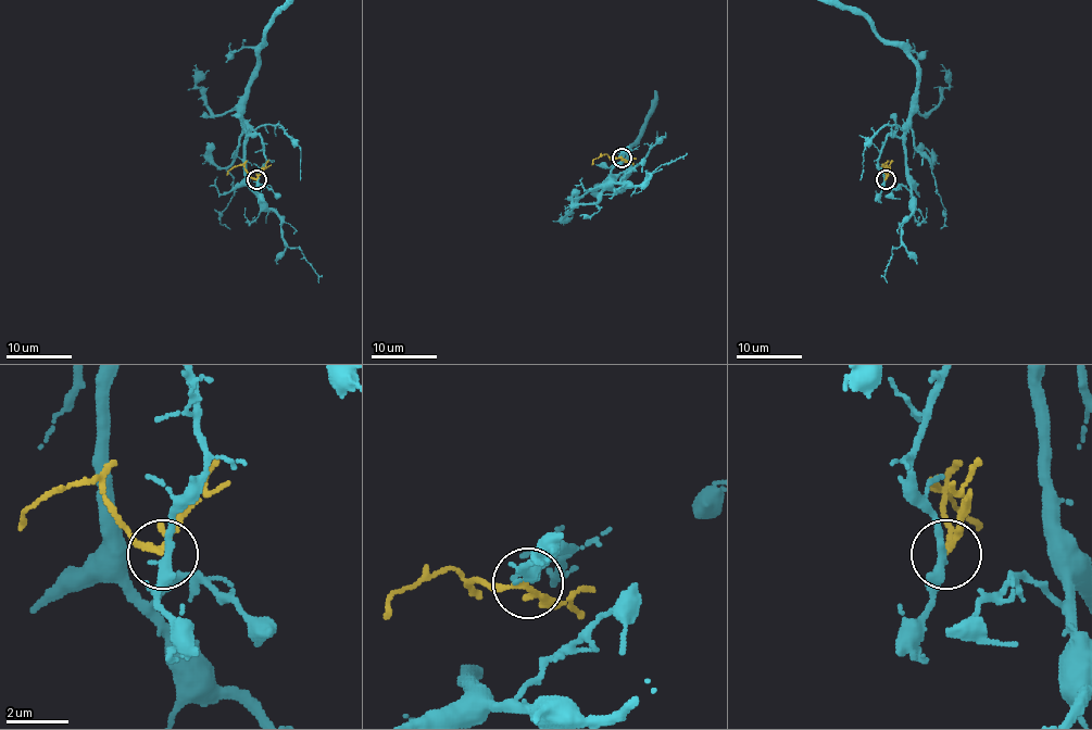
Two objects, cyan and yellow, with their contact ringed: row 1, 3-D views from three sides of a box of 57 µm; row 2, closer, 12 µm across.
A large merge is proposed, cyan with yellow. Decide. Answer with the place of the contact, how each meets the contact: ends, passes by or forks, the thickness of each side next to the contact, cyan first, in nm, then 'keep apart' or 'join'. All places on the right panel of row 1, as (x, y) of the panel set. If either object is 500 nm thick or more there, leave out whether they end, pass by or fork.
(886, 179) | cyan passes by | yellow passes by | 300/170 nm | keep apart

